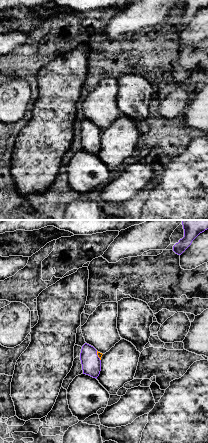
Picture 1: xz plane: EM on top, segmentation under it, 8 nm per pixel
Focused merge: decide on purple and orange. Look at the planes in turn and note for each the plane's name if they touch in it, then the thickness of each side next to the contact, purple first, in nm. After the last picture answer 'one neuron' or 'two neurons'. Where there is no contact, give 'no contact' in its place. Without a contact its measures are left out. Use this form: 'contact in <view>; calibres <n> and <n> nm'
contact in xz; calibres 160 and 40 nm

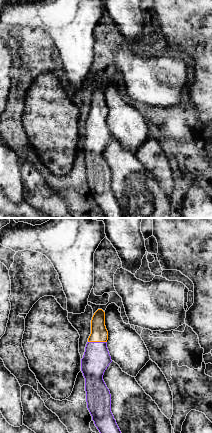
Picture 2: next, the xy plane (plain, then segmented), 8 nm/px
contact in xy; calibres 220 and 140 nm

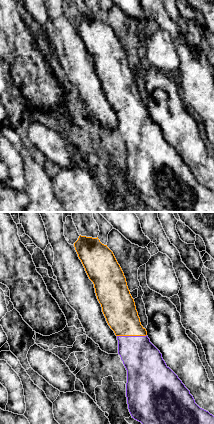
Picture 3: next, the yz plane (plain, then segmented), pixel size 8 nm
contact in yz; calibres 300 and 260 nm

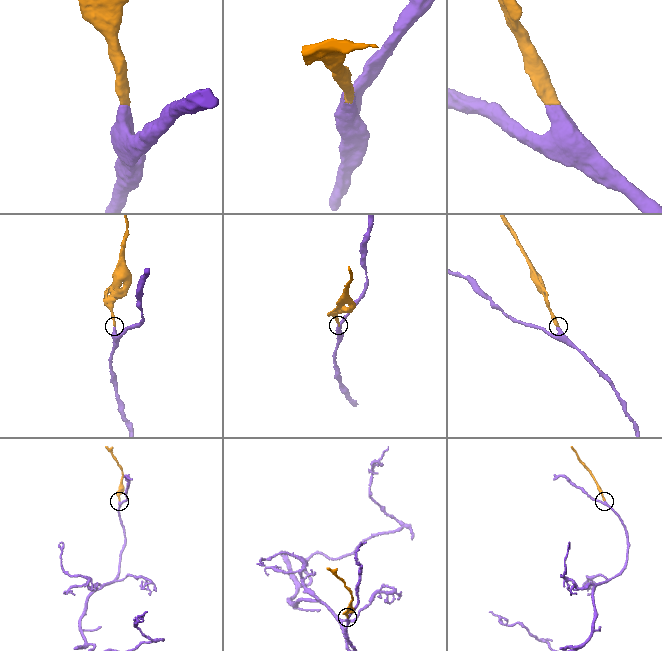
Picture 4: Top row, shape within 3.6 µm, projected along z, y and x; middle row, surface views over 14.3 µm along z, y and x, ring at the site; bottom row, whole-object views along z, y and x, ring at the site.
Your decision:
one neuron

